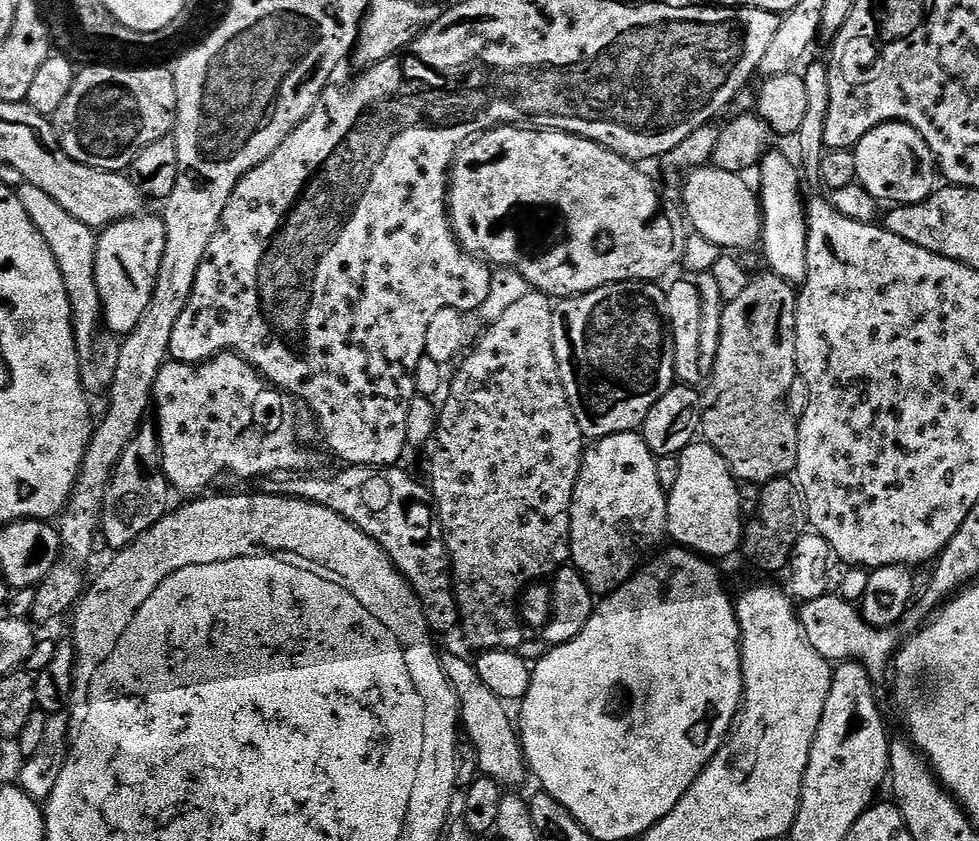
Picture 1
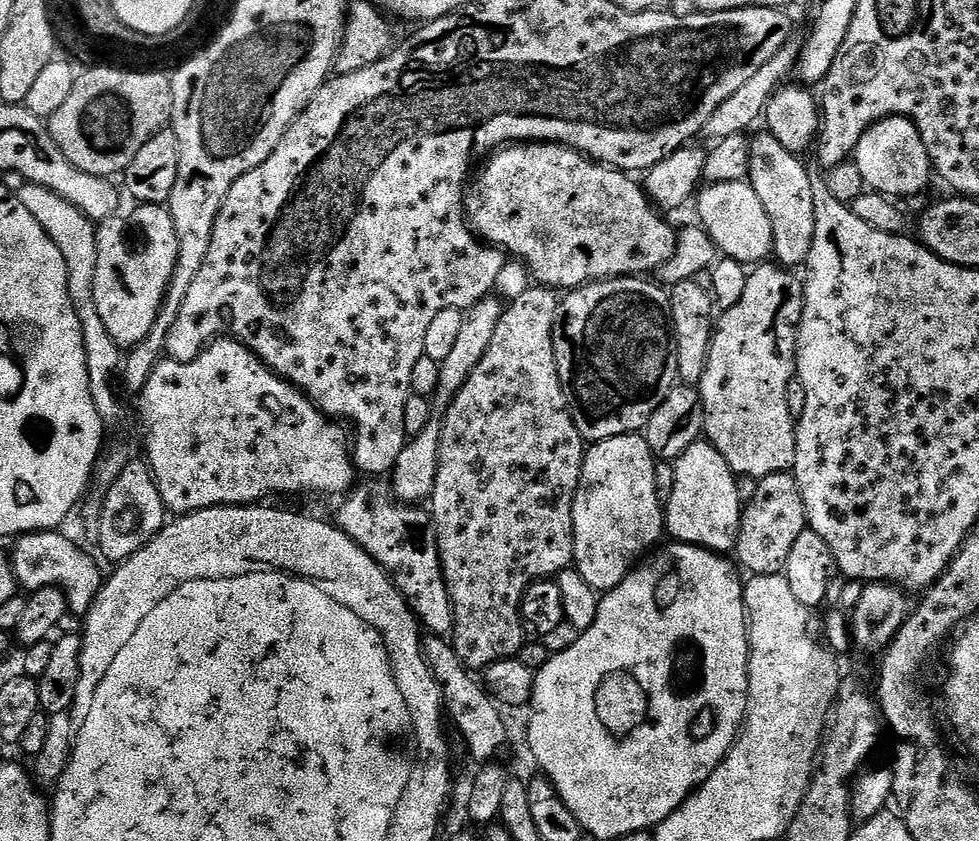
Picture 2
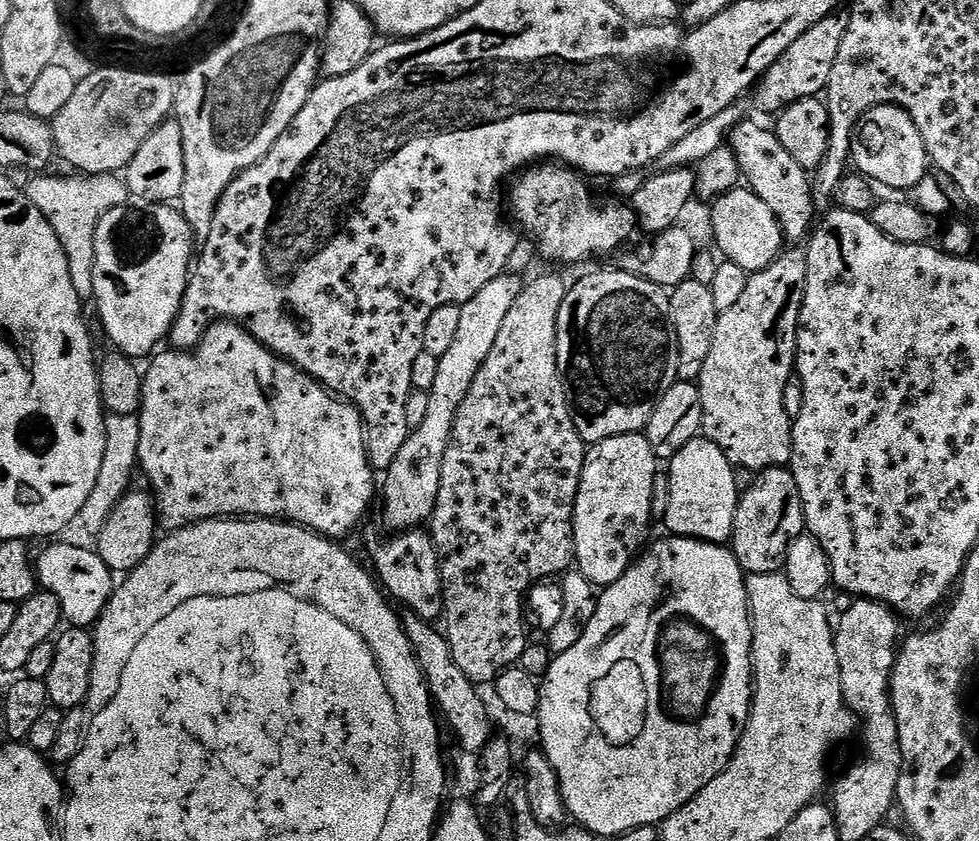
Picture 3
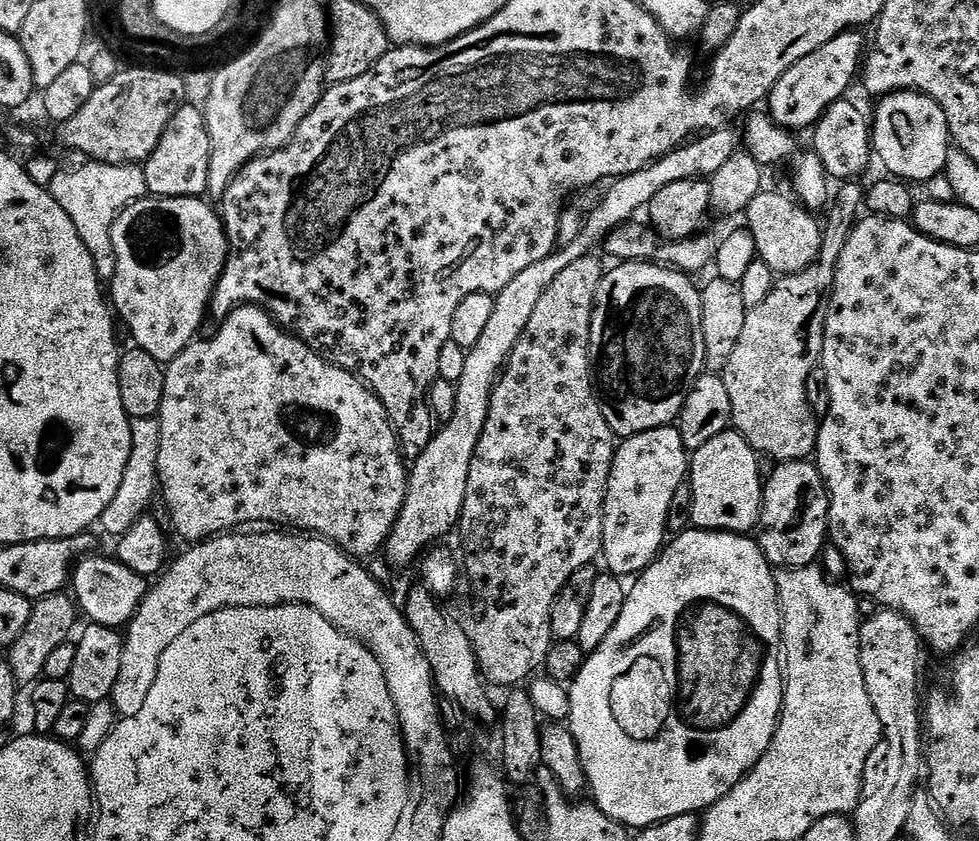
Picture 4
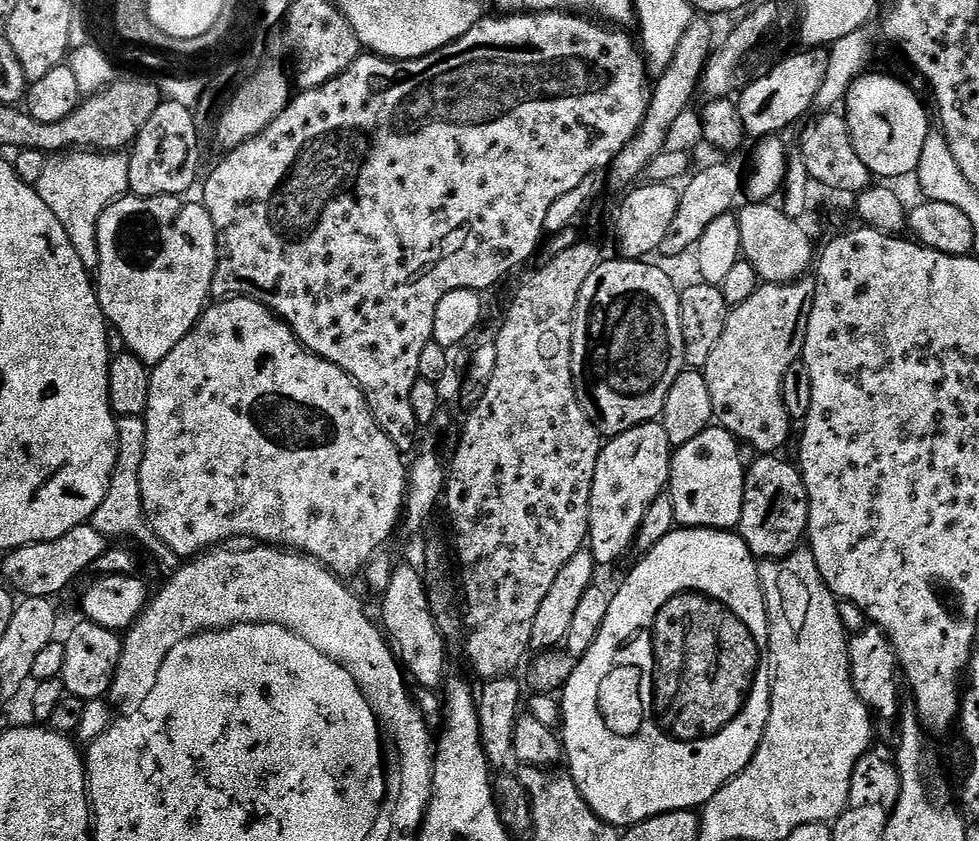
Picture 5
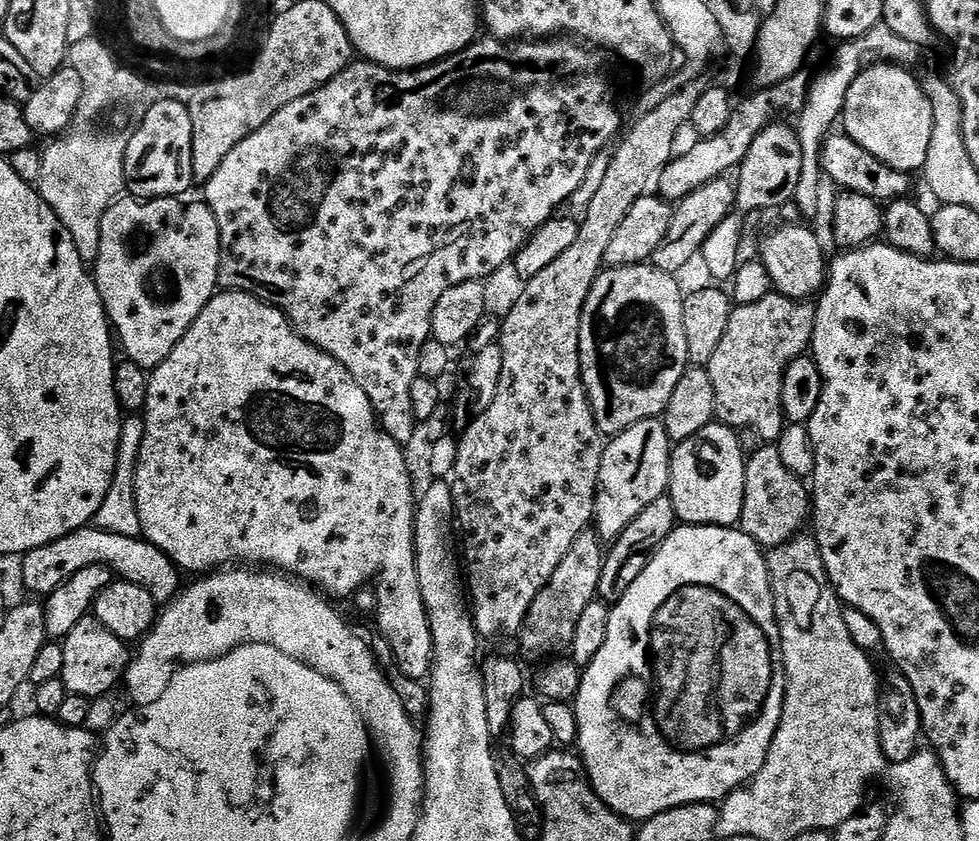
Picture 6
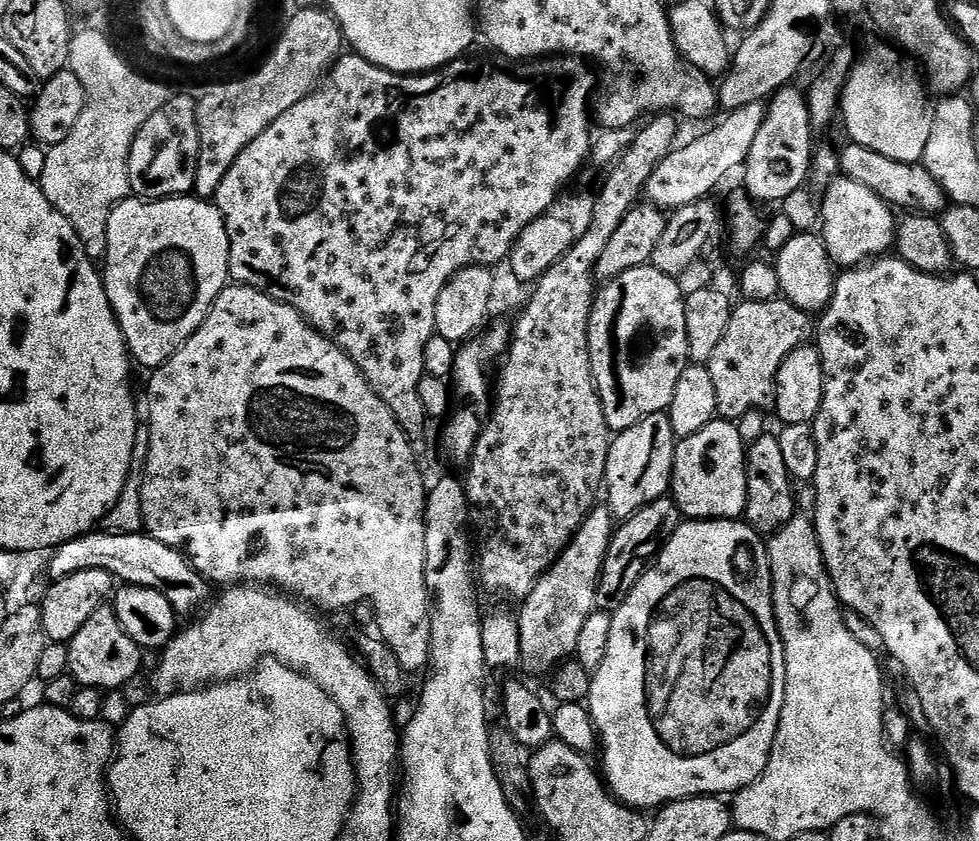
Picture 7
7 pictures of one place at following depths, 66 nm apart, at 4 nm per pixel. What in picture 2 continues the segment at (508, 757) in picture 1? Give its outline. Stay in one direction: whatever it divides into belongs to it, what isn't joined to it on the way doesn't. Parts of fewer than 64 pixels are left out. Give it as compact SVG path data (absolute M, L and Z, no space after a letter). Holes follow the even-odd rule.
M428 634L423 637L422 643L424 656L440 683L447 715L452 715L454 728L465 736L467 755L472 755L479 762L495 761L499 757L496 755L502 750L504 752L508 743L496 700L483 683L472 681L473 673L465 668L455 648L445 637Z

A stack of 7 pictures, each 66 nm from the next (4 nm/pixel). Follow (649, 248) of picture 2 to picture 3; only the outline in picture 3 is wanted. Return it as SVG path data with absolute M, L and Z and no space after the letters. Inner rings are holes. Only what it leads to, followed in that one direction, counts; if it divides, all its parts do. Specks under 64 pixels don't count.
M536 166L524 175L512 188L511 219L536 239L546 259L556 264L580 264L591 256L611 257L638 232L635 211L620 204L599 208L588 189L589 181L581 173L564 166Z

